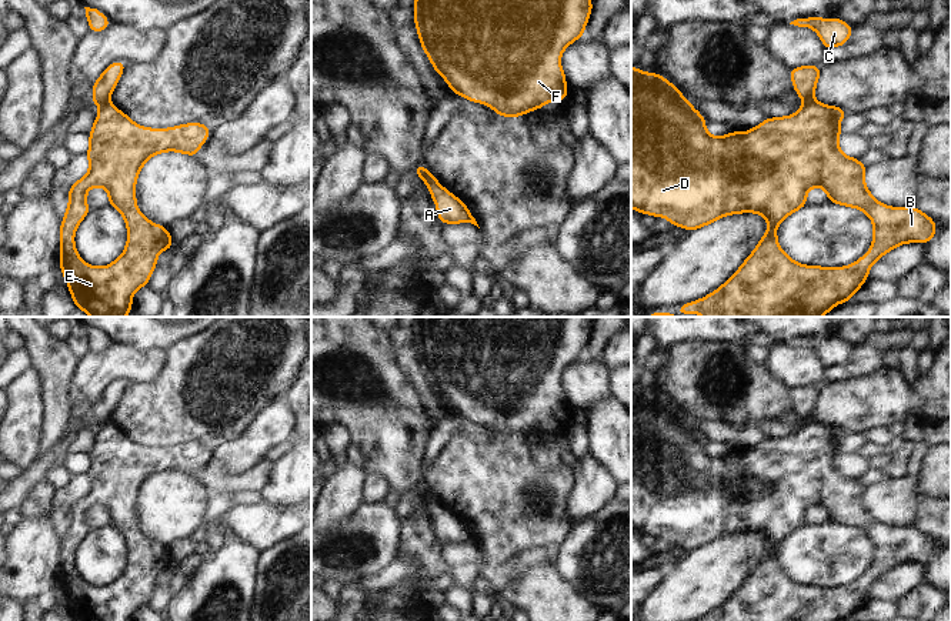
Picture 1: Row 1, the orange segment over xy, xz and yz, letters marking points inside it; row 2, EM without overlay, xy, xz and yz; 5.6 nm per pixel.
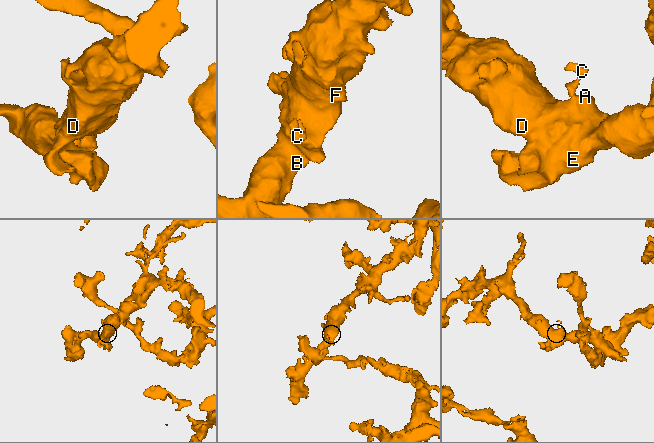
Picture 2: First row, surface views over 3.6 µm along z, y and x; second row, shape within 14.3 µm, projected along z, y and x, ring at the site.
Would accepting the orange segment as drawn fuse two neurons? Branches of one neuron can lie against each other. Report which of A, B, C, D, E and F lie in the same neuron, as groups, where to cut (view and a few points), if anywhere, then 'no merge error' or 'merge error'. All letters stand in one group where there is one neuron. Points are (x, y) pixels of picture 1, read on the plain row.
A B D E F / C; cut in yz along (813, 417), (803, 426); merge error

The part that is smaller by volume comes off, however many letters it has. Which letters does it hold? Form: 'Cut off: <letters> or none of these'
Cut off: C

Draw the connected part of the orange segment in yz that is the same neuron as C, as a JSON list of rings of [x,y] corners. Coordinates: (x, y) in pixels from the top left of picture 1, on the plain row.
[[[805,337],[797,338],[790,344],[814,348],[818,353],[822,361],[822,367],[825,370],[837,365],[845,365],[854,350],[852,345],[847,344],[838,337],[832,338]]]

